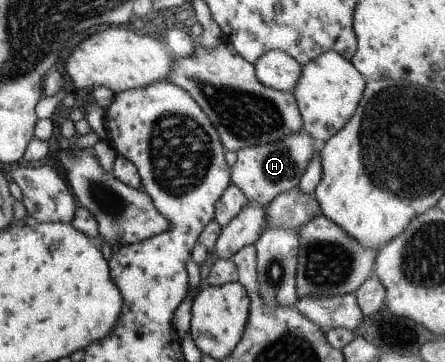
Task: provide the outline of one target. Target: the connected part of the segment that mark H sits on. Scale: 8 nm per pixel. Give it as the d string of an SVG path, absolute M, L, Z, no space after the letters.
M304 129L271 143L239 148L236 151L236 160L229 170L229 180L242 191L248 203L265 207L276 195L297 186L304 169L318 148L320 143Z

